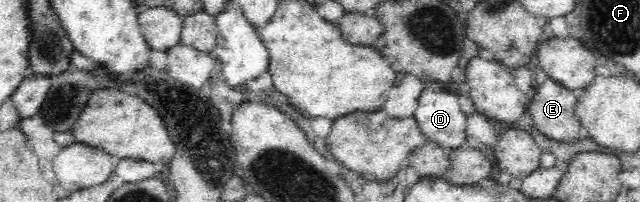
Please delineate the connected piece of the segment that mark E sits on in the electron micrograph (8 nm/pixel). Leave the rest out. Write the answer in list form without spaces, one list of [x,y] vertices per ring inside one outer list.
[[[551,78],[546,79],[543,85],[537,87],[535,97],[527,107],[534,128],[554,142],[577,141],[582,126],[575,115],[577,101],[573,91]]]

